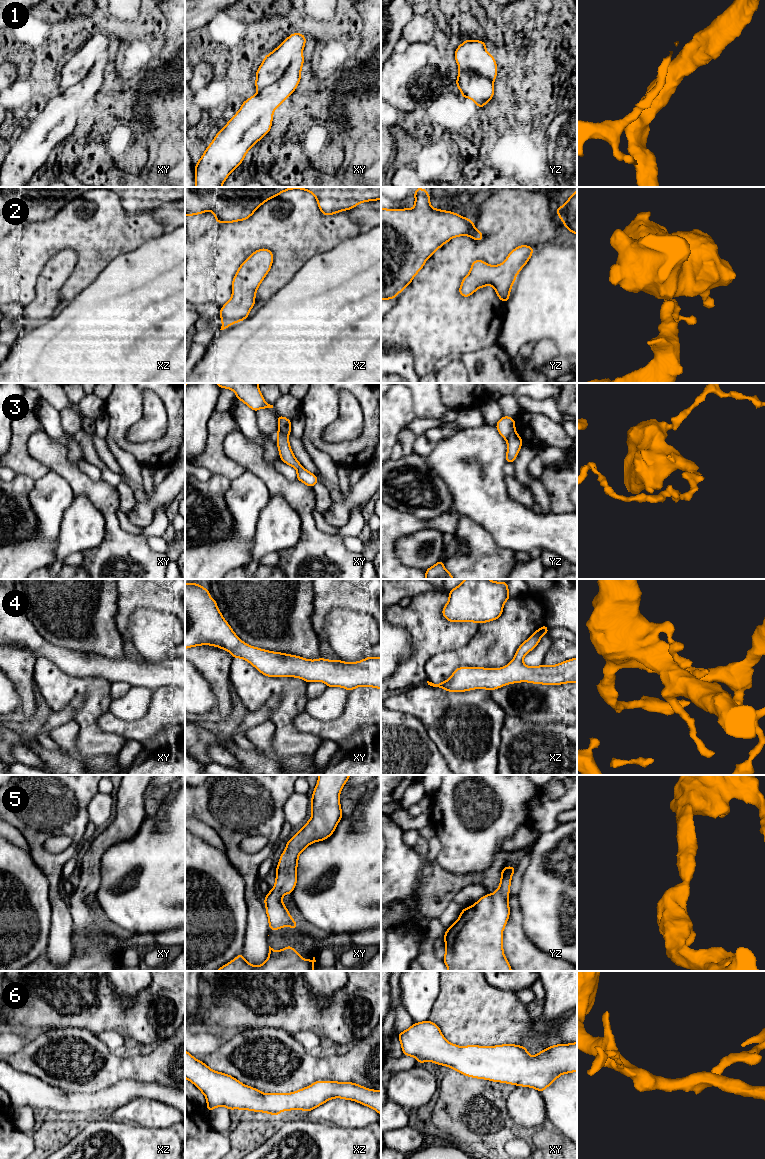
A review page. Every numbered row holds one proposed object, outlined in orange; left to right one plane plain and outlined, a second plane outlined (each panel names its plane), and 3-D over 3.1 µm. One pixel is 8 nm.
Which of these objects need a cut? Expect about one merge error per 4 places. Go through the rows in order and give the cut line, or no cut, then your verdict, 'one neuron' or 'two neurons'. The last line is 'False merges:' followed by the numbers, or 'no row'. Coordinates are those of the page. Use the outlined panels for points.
1: no cut; one neuron
2: no cut; one neuron
3: cut in xy along (278, 431), (287, 436); two neurons
4: no cut; one neuron
5: no cut; one neuron
6: no cut; one neuron
False merges: 3

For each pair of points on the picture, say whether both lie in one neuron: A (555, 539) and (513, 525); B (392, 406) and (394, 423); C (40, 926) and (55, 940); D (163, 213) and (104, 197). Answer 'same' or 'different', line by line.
A: same
B: same
C: different
D: different

